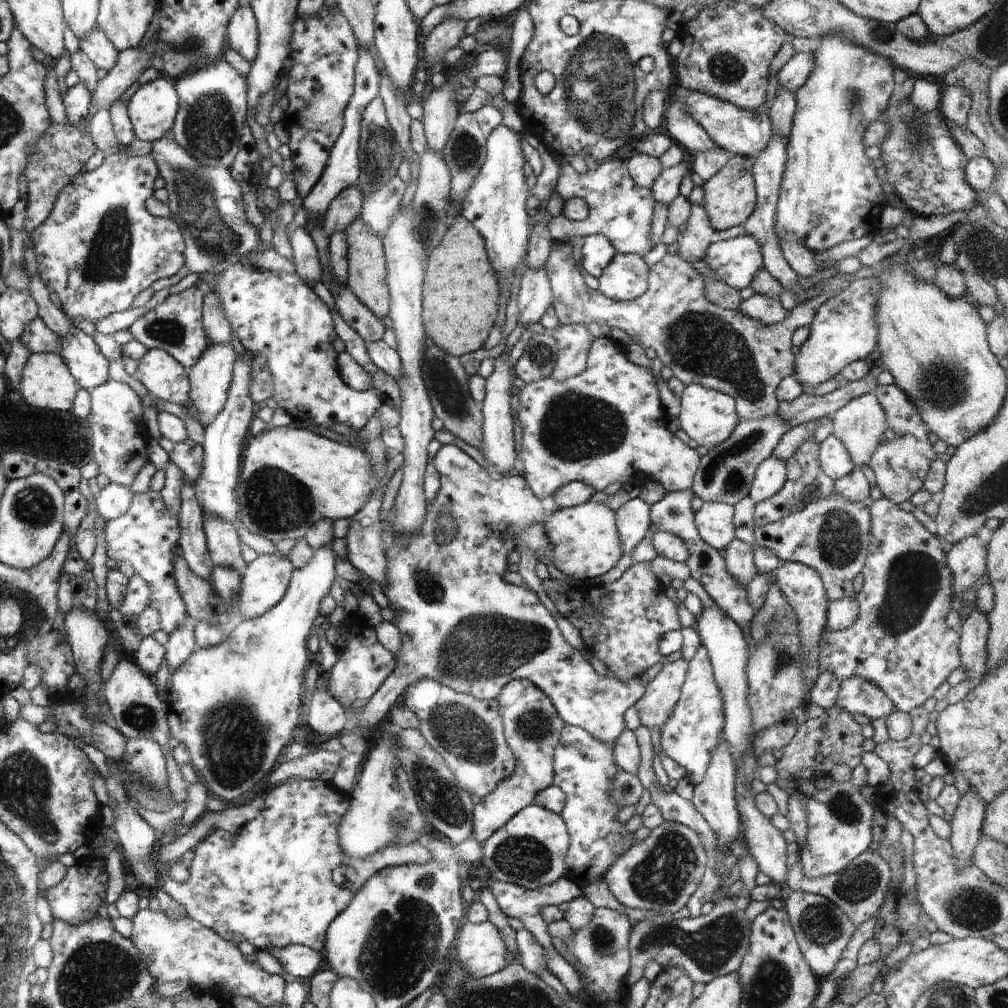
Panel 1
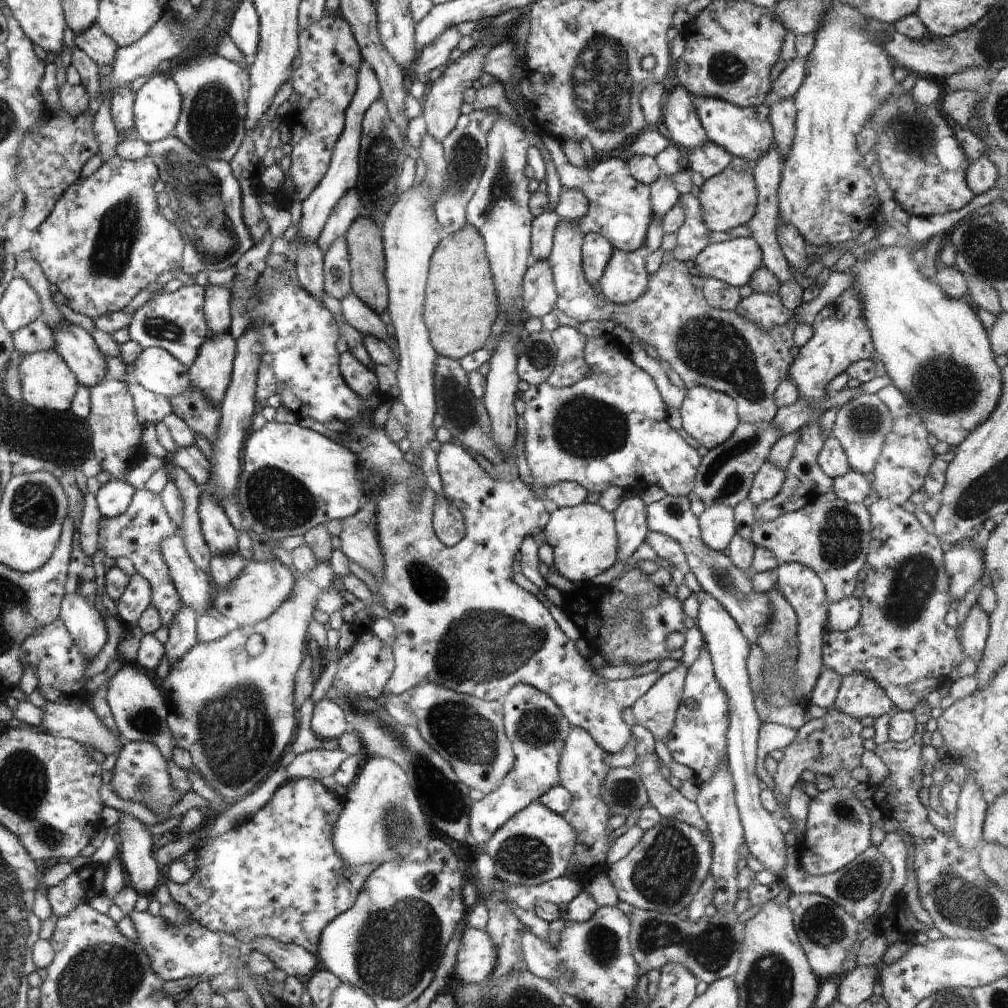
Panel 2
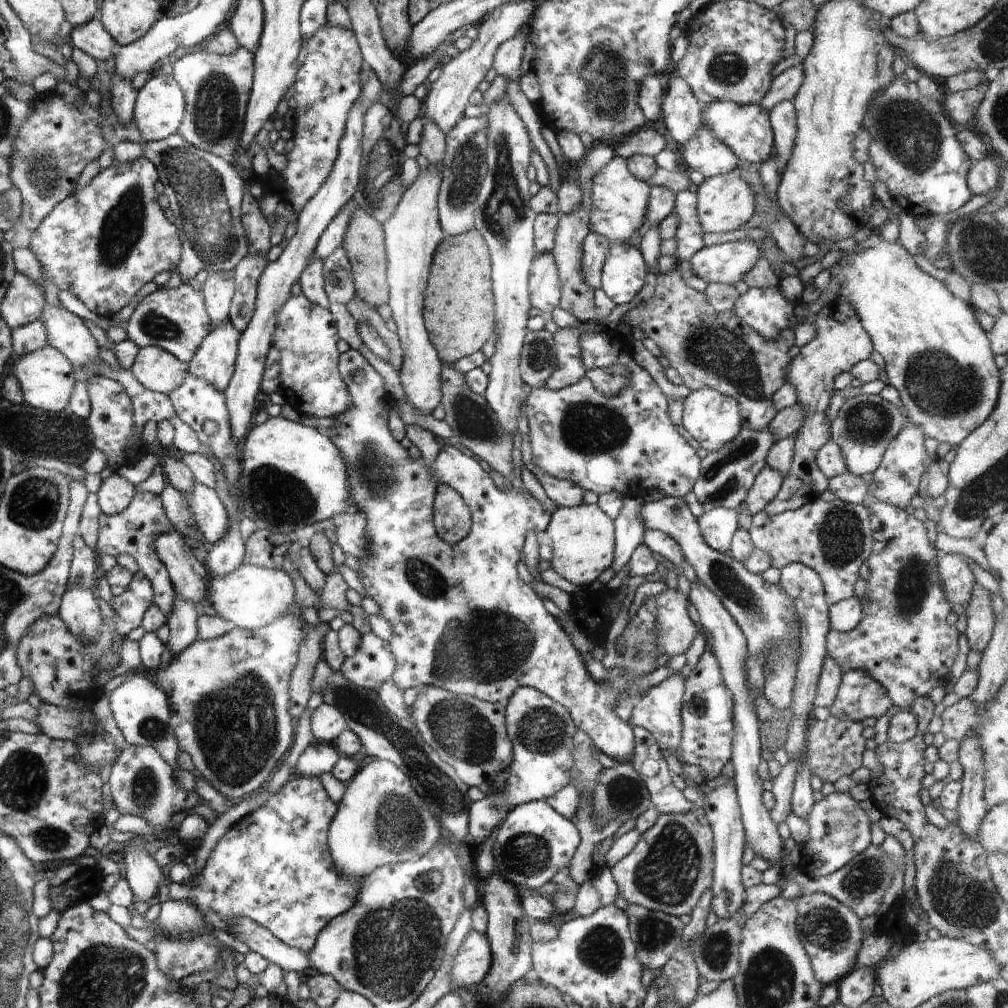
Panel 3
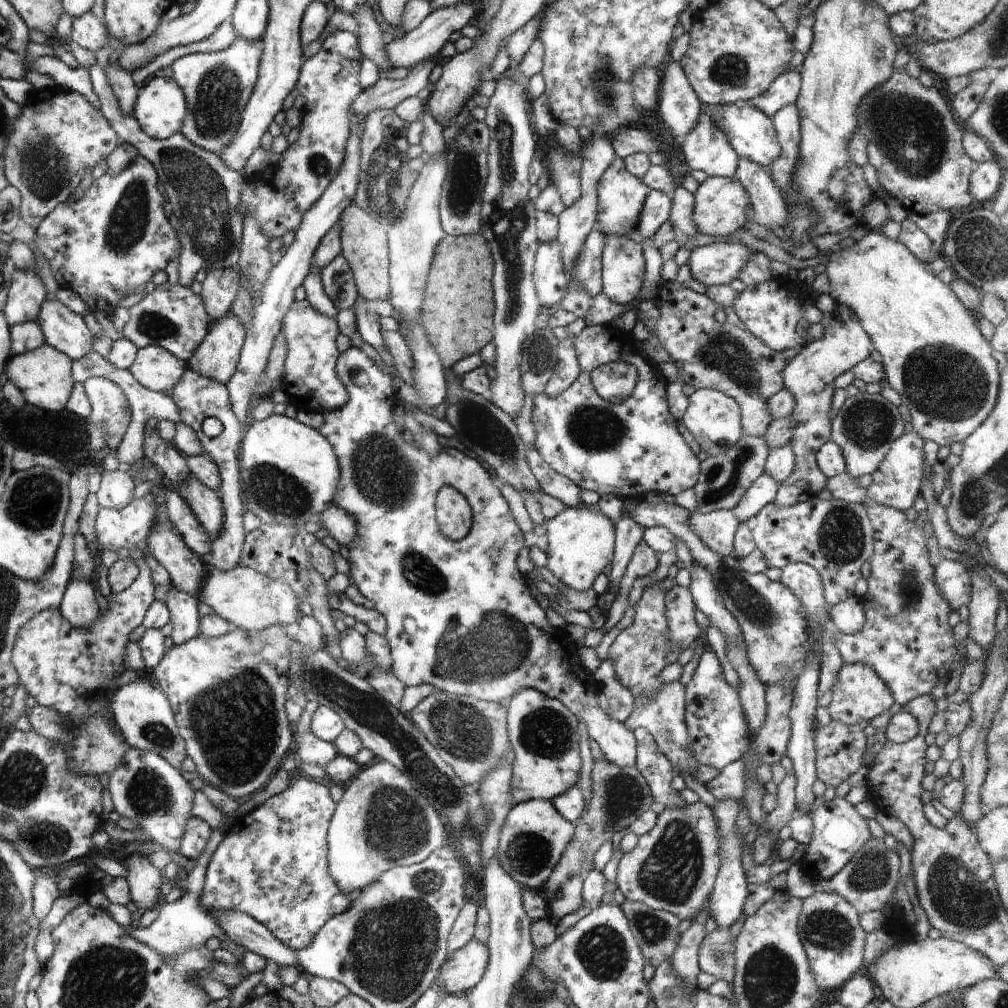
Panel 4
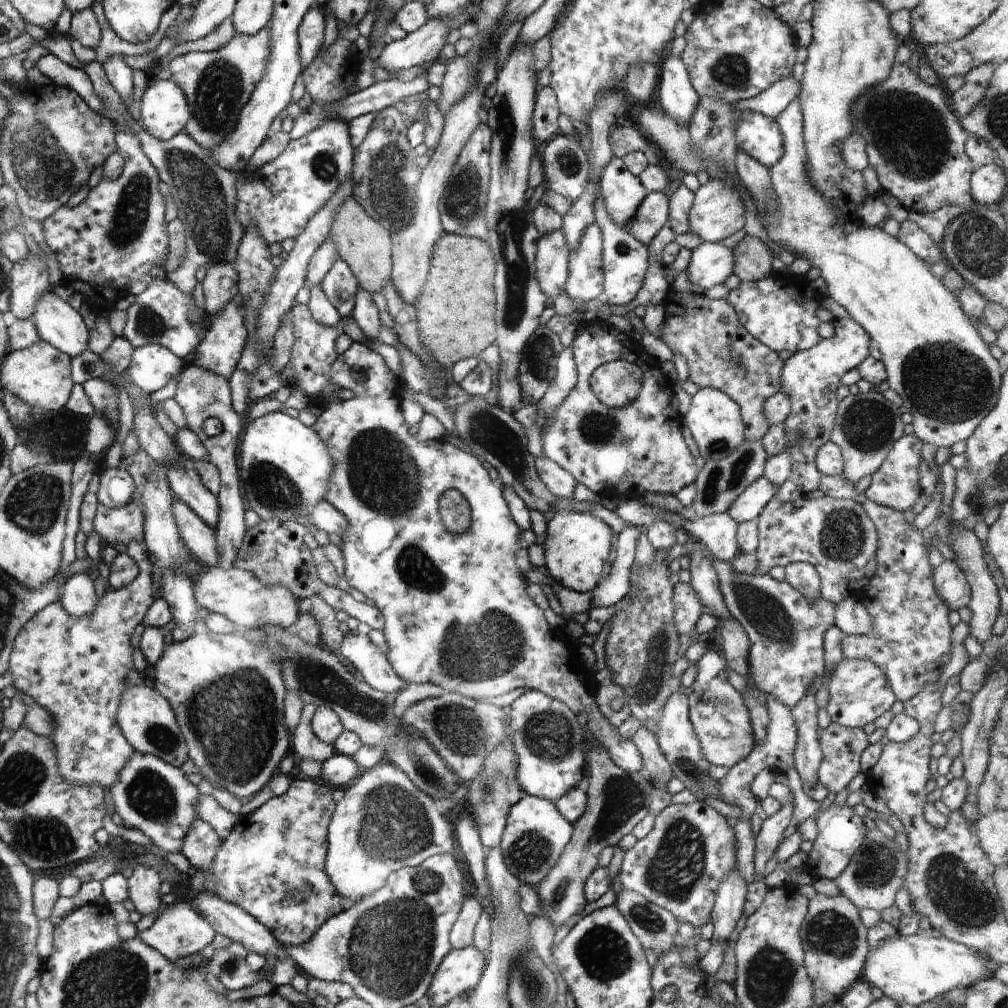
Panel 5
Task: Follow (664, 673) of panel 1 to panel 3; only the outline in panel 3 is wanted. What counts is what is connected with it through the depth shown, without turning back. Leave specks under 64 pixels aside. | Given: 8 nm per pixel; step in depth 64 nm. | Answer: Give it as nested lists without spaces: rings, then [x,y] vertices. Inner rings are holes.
[[[676,673],[660,684],[654,685],[635,703],[628,724],[632,728],[642,727],[651,732],[661,751],[669,751],[676,757],[679,744],[682,740],[681,708],[685,691],[685,680]]]

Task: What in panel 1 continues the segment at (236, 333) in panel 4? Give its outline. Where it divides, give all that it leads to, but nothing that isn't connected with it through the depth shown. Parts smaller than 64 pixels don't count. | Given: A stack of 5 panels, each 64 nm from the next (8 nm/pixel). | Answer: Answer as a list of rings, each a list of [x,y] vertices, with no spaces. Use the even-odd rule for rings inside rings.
[[[212,343],[206,347],[196,364],[188,370],[189,398],[193,402],[193,409],[199,414],[198,421],[202,426],[209,425],[226,402],[233,377],[233,364],[237,355],[232,343]]]

